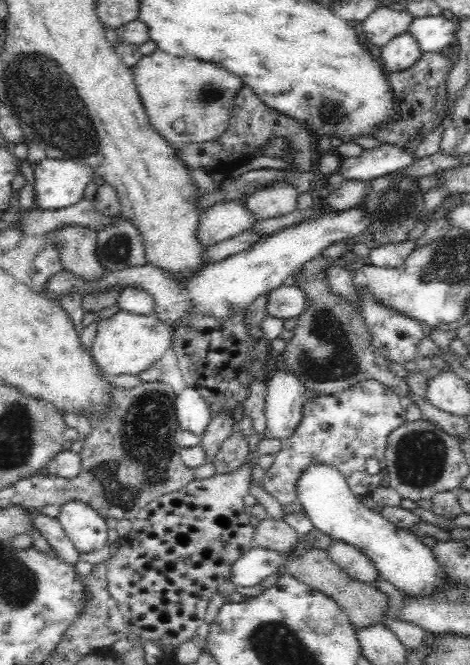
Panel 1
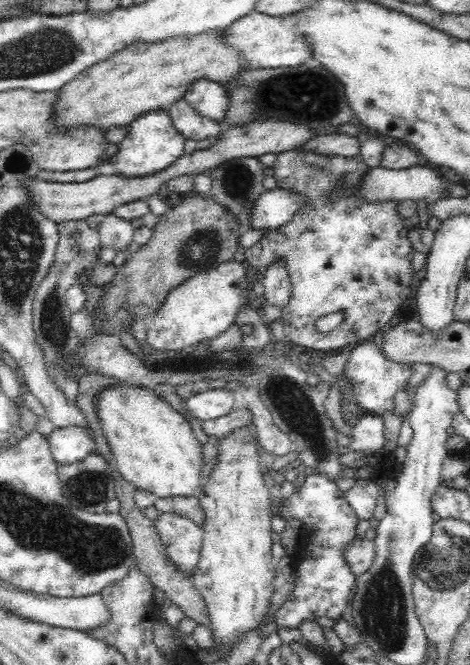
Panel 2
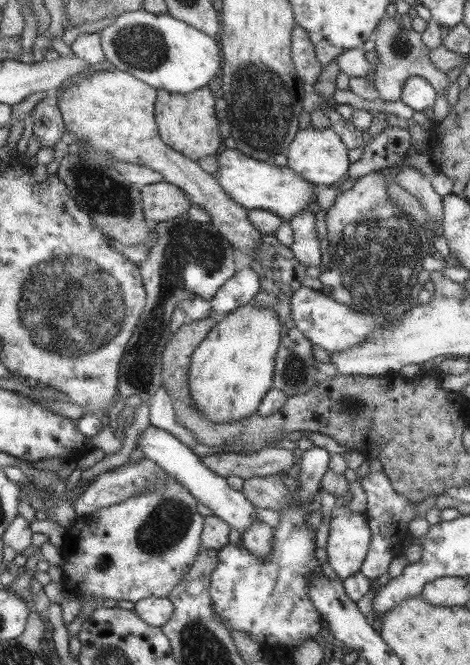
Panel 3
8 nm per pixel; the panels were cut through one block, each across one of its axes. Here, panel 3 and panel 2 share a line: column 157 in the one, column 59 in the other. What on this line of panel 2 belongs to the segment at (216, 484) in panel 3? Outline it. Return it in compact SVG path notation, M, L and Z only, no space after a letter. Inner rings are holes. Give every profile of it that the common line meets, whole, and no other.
M56 428L49 436L49 448L57 467L82 461L92 453L92 439L84 428Z

